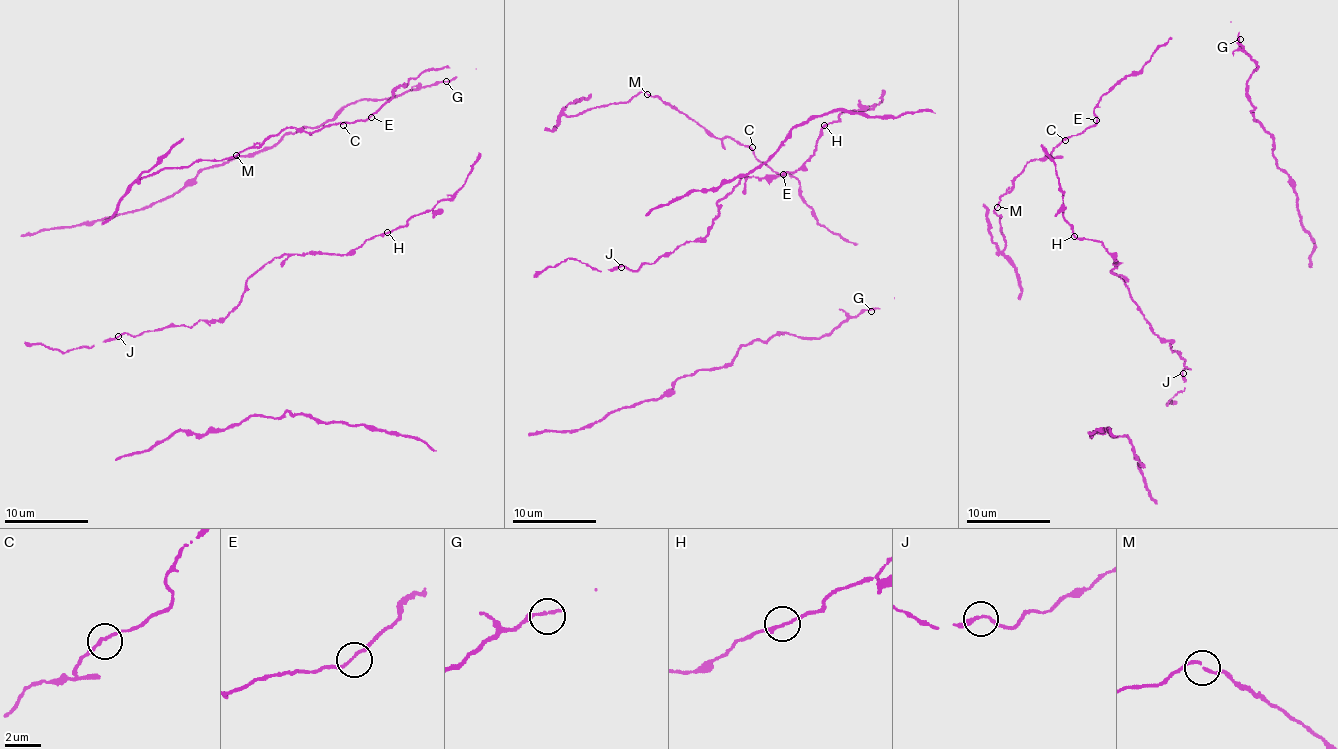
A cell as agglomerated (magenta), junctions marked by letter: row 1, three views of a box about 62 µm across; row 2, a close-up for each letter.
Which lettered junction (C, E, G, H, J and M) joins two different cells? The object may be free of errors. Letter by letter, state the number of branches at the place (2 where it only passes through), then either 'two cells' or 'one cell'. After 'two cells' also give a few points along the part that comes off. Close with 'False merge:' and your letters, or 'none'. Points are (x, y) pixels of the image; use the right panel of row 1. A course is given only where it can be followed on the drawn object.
C: 2 | one cell
E: 2 | one cell
G: 2 | one cell
H: 2 | one cell
J: 2 | one cell
M: 2 | one cell
False merge: none

